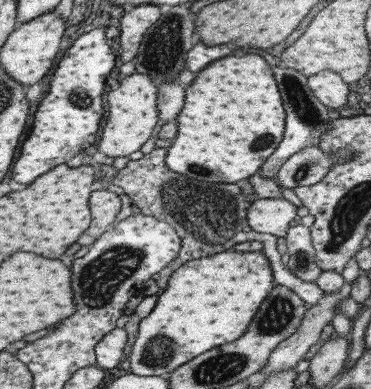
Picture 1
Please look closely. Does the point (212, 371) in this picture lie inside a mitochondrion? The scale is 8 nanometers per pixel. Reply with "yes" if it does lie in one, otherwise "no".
yes

